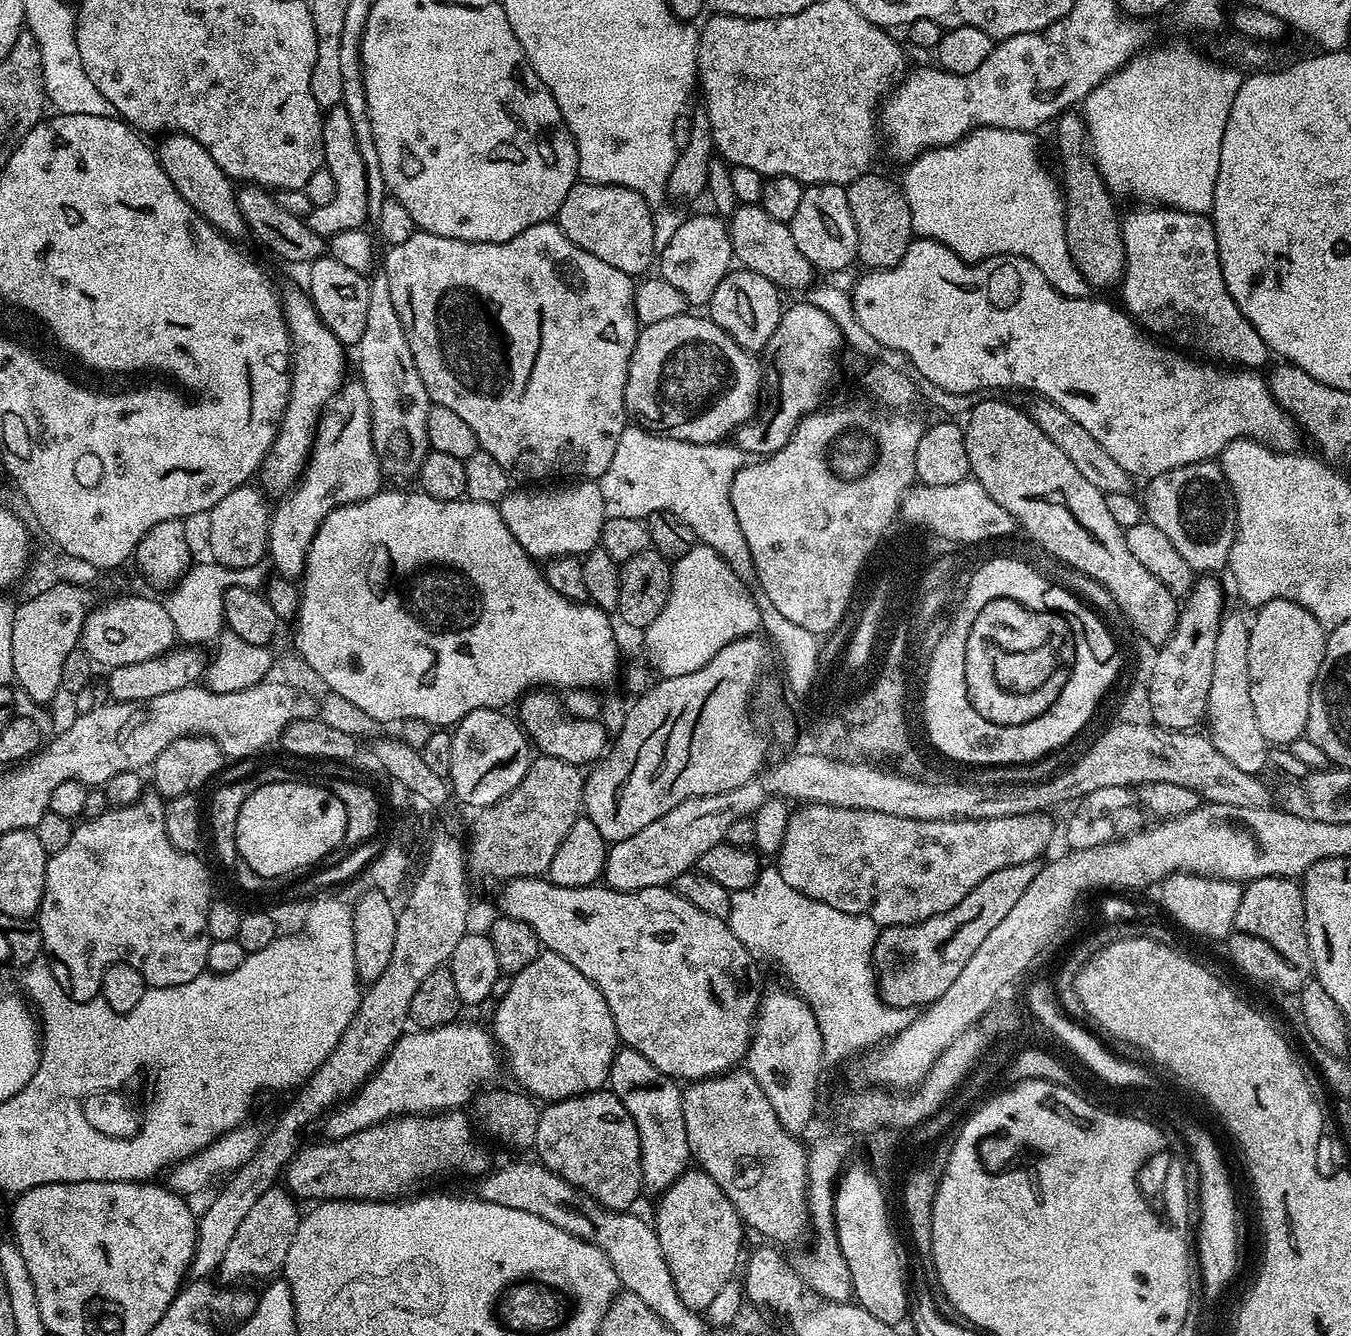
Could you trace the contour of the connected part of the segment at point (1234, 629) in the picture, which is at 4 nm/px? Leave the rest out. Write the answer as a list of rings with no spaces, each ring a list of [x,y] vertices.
[[[1225,611],[1218,626],[1218,647],[1214,650],[1214,674],[1210,674],[1210,698],[1206,713],[1207,735],[1238,770],[1263,773],[1270,760],[1270,745],[1257,725],[1250,700],[1250,673],[1247,670],[1249,621],[1240,612]]]

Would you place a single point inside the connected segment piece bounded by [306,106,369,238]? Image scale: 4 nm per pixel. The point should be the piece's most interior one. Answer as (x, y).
(348, 210)

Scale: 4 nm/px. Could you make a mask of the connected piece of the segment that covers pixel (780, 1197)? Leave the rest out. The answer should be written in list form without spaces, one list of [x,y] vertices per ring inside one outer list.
[[[736,1068],[719,1077],[693,1081],[682,1092],[683,1118],[686,1123],[687,1144],[695,1163],[716,1182],[749,1228],[772,1239],[776,1244],[788,1244],[800,1236],[800,1227],[806,1224],[806,1197],[808,1195],[808,1153],[799,1139],[789,1134],[778,1122],[770,1100],[753,1078],[752,1073]]]

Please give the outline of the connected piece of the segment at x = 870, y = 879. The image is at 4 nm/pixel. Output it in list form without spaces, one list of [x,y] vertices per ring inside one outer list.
[[[804,802],[797,808],[800,809],[789,815],[782,846],[774,857],[774,867],[782,874],[782,882],[834,910],[868,916],[884,928],[909,928],[936,914],[946,914],[946,910],[958,906],[978,882],[990,878],[994,870],[1039,861],[1045,855],[1054,827],[1054,820],[1048,814],[999,816],[989,820],[911,820],[878,810],[843,808],[834,804]]]

